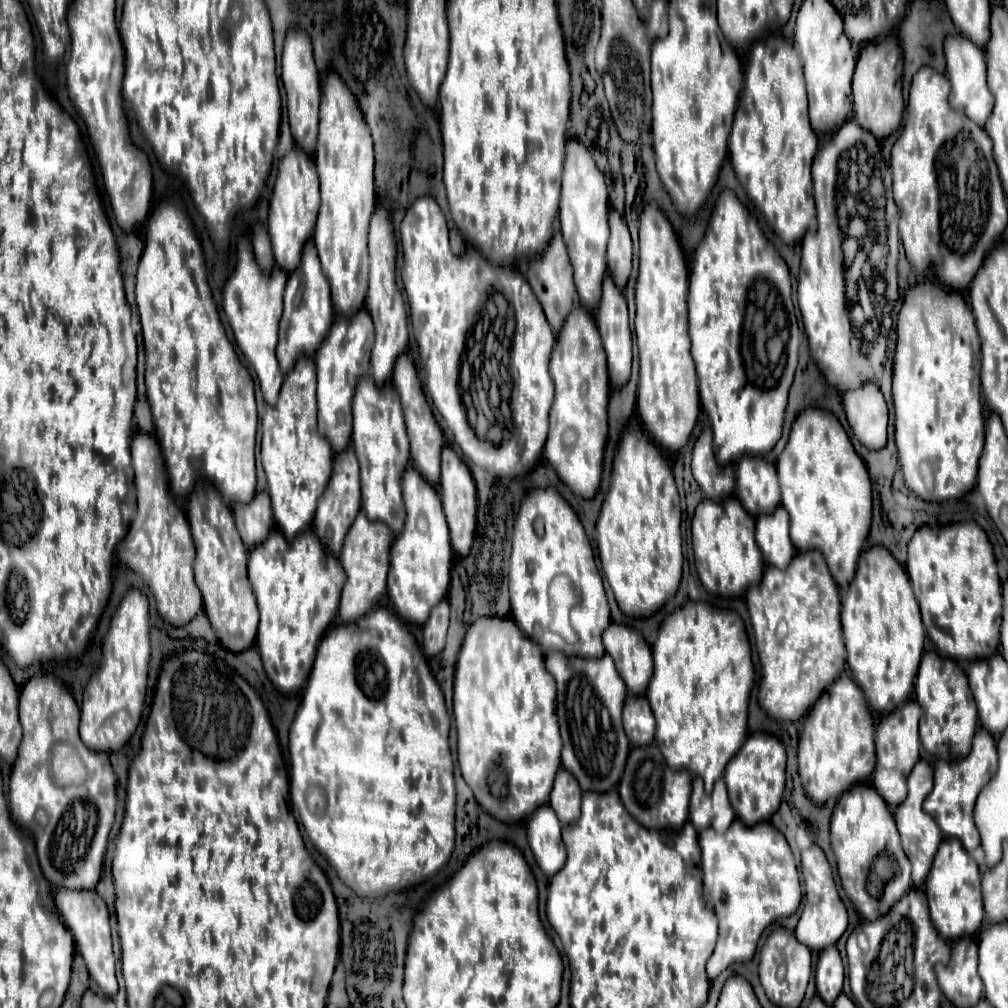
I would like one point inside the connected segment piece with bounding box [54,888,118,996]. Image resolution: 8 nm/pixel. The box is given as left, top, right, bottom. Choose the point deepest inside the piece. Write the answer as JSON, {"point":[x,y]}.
{"point":[84,911]}

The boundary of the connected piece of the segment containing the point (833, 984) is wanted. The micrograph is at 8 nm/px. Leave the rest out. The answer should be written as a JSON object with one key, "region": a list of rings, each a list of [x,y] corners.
{"region":[[[828,946],[820,952],[816,966],[816,990],[826,1004],[834,1004],[836,996],[842,992],[844,984],[844,964],[836,946]]]}

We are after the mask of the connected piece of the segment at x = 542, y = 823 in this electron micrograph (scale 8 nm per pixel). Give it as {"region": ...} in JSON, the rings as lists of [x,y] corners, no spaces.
{"region":[[[542,804],[528,818],[528,842],[546,876],[554,876],[564,866],[564,842],[560,840],[562,824],[550,804]]]}

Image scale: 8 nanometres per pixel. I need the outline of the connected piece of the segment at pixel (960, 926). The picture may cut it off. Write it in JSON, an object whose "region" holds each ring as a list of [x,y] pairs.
{"region":[[[954,838],[942,840],[926,880],[926,894],[928,894],[932,924],[936,926],[942,938],[954,940],[960,936],[972,936],[980,930],[984,920],[980,866],[974,862],[974,858],[968,852],[964,852],[958,840]]]}

